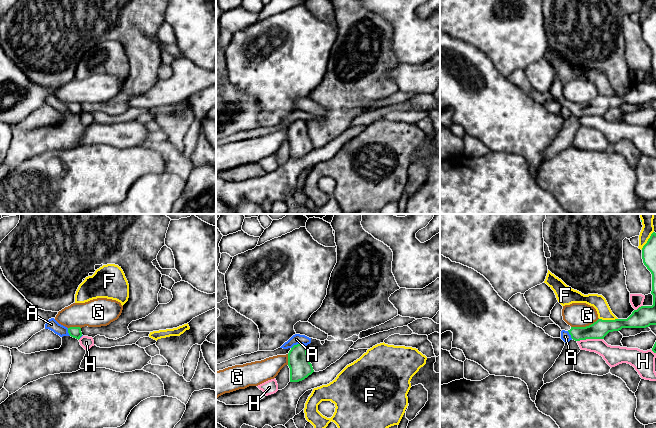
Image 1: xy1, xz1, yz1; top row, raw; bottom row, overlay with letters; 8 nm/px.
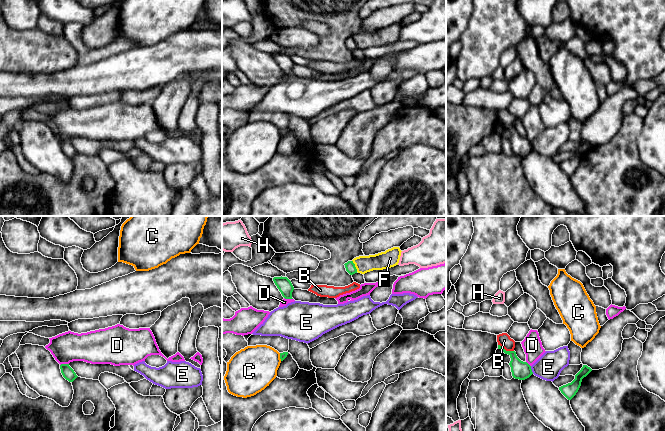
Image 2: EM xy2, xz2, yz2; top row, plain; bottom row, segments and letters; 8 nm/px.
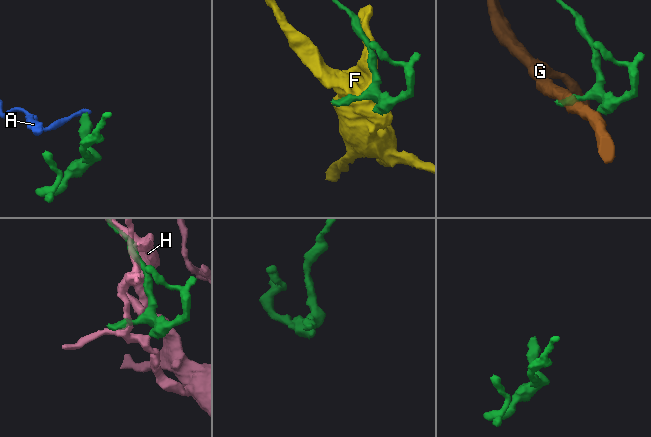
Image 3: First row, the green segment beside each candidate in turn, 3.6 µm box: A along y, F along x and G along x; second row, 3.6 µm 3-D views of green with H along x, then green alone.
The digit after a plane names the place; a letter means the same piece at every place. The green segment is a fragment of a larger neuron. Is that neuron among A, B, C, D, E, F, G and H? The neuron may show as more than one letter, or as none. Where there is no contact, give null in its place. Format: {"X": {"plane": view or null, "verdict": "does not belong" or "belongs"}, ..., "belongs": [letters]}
{"A": {"plane": "xz1", "verdict": "does not belong"}, "B": {"plane": "yz2", "verdict": "does not belong"}, "C": {"plane": "xz2", "verdict": "does not belong"}, "D": {"plane": "xy2", "verdict": "does not belong"}, "E": {"plane": "yz2", "verdict": "does not belong"}, "F": {"plane": "yz1", "verdict": "does not belong"}, "G": {"plane": "yz1", "verdict": "does not belong"}, "H": {"plane": "yz1", "verdict": "does not belong"}, "belongs": []}

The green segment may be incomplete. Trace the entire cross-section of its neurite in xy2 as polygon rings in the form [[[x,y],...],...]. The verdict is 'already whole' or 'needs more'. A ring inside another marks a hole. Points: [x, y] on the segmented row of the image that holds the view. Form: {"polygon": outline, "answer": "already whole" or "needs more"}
{"polygon": [[[61,364],[60,369],[63,377],[69,382],[73,382],[78,377],[69,364]]], "answer": "already whole"}

